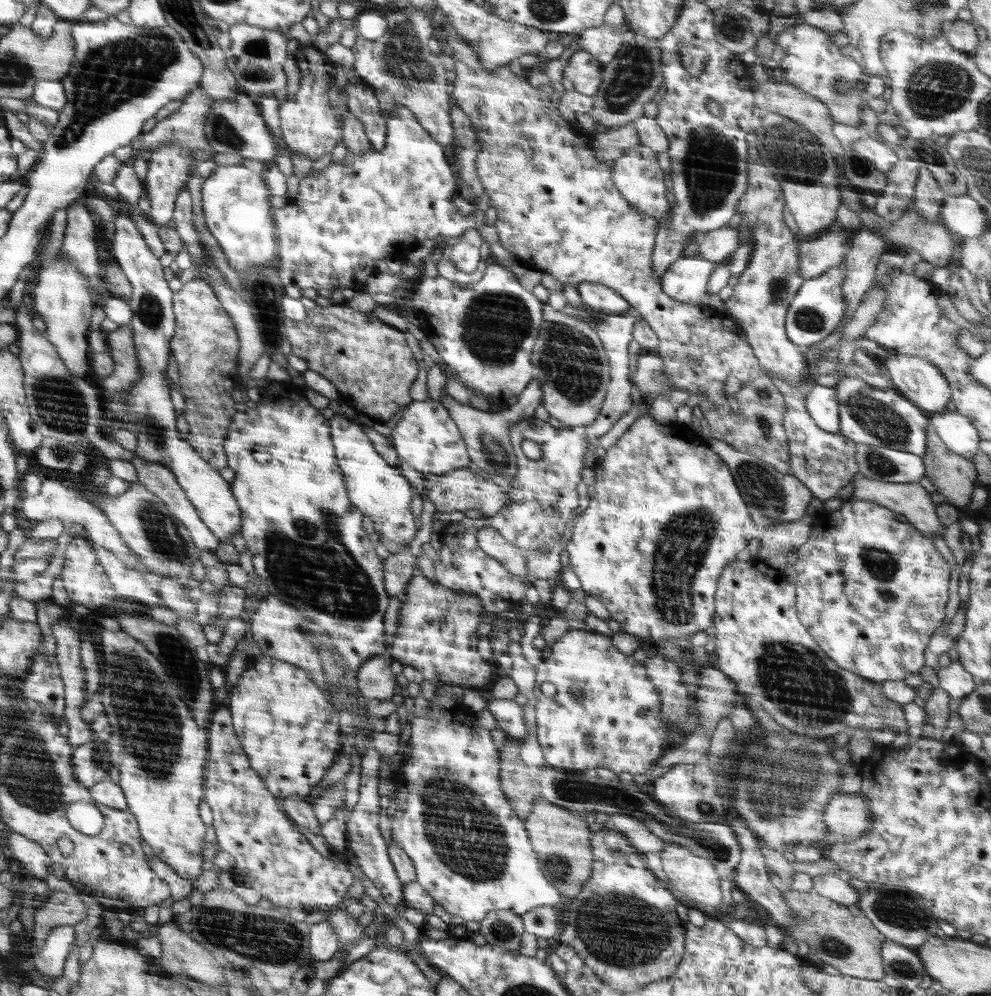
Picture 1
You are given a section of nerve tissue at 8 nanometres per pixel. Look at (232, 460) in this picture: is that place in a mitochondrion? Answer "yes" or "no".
no

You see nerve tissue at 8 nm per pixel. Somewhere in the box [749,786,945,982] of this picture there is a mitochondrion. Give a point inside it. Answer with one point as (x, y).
(898, 909)

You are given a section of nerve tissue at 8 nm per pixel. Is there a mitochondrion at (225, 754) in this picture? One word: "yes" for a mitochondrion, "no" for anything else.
no

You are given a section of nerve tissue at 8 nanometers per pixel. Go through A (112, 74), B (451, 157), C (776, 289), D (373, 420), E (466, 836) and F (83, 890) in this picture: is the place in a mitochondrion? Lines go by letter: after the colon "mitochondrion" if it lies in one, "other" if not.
A: mitochondrion
B: other
C: mitochondrion
D: other
E: mitochondrion
F: other

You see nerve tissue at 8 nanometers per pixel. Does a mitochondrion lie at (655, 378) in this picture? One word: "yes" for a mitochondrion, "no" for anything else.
yes

